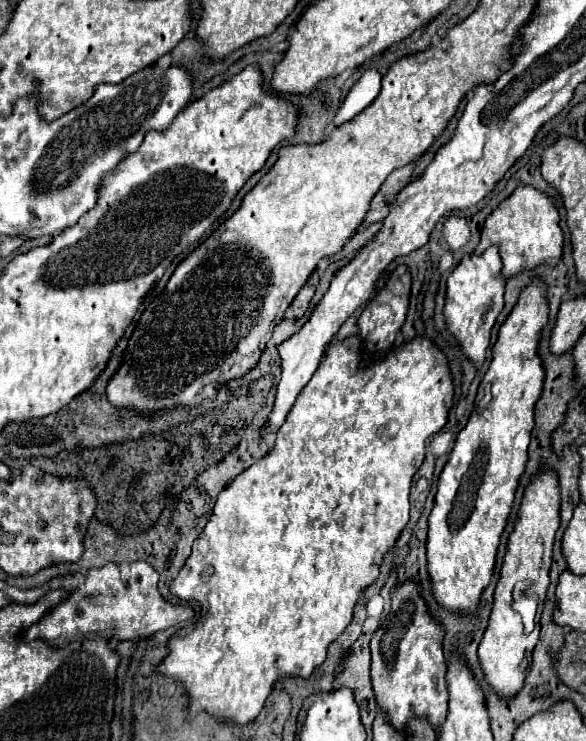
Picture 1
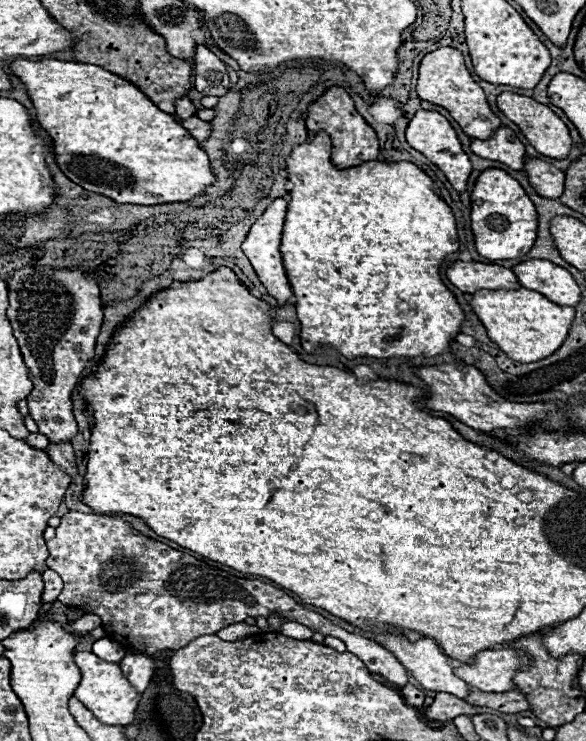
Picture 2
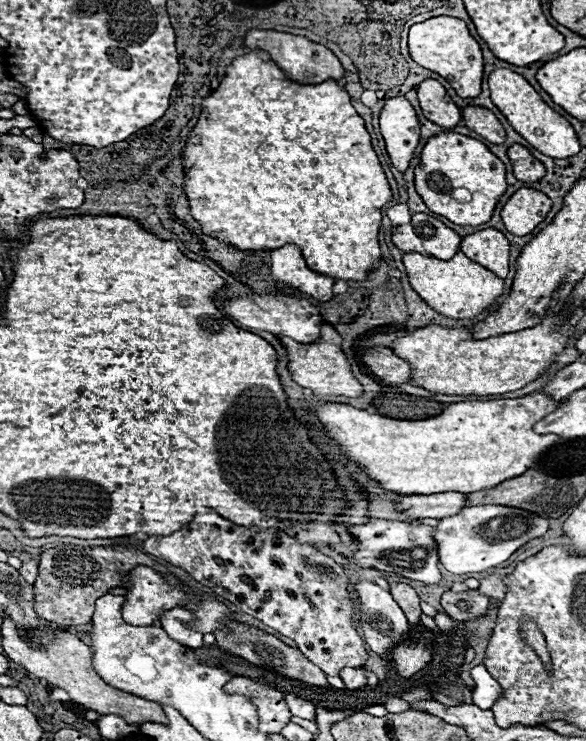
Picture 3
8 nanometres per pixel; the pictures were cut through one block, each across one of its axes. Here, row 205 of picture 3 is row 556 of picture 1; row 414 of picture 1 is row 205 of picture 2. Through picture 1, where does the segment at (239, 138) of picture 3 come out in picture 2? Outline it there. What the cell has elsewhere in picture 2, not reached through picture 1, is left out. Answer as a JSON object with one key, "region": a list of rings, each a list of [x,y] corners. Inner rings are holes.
{"region":[[[318,132],[318,134],[312,134],[310,136],[310,140],[306,140],[306,142],[302,142],[302,144],[298,144],[284,160],[286,160],[286,172],[288,172],[288,182],[292,184],[292,190],[288,192],[288,210],[286,210],[286,220],[284,220],[284,230],[282,230],[282,242],[280,242],[280,254],[282,254],[282,262],[284,262],[284,270],[286,270],[286,276],[288,276],[288,282],[290,282],[290,286],[292,286],[292,292],[294,292],[294,298],[296,298],[296,302],[294,302],[294,306],[296,306],[296,316],[298,316],[298,320],[300,320],[300,342],[302,342],[302,346],[304,346],[304,350],[308,352],[308,354],[312,354],[316,348],[320,348],[320,346],[316,346],[316,344],[330,344],[332,348],[336,348],[342,356],[346,356],[346,358],[358,358],[358,356],[374,356],[374,358],[392,358],[392,356],[436,356],[436,354],[444,354],[444,352],[448,352],[448,344],[454,340],[454,334],[458,334],[460,332],[460,324],[464,322],[464,312],[462,312],[462,308],[460,308],[460,304],[456,302],[456,298],[452,296],[452,292],[444,286],[444,282],[442,282],[442,278],[440,278],[440,264],[442,264],[442,260],[448,256],[448,254],[452,254],[452,252],[456,252],[458,250],[458,242],[456,242],[456,224],[454,224],[454,214],[452,214],[452,210],[450,210],[450,206],[440,198],[440,190],[438,190],[438,186],[432,182],[432,178],[430,176],[426,176],[418,166],[414,166],[412,162],[380,162],[380,160],[368,160],[368,162],[364,162],[364,164],[360,164],[360,166],[356,166],[356,168],[336,168],[332,162],[330,162],[330,148],[332,148],[332,144],[330,144],[330,138],[324,134],[324,132]]]}

